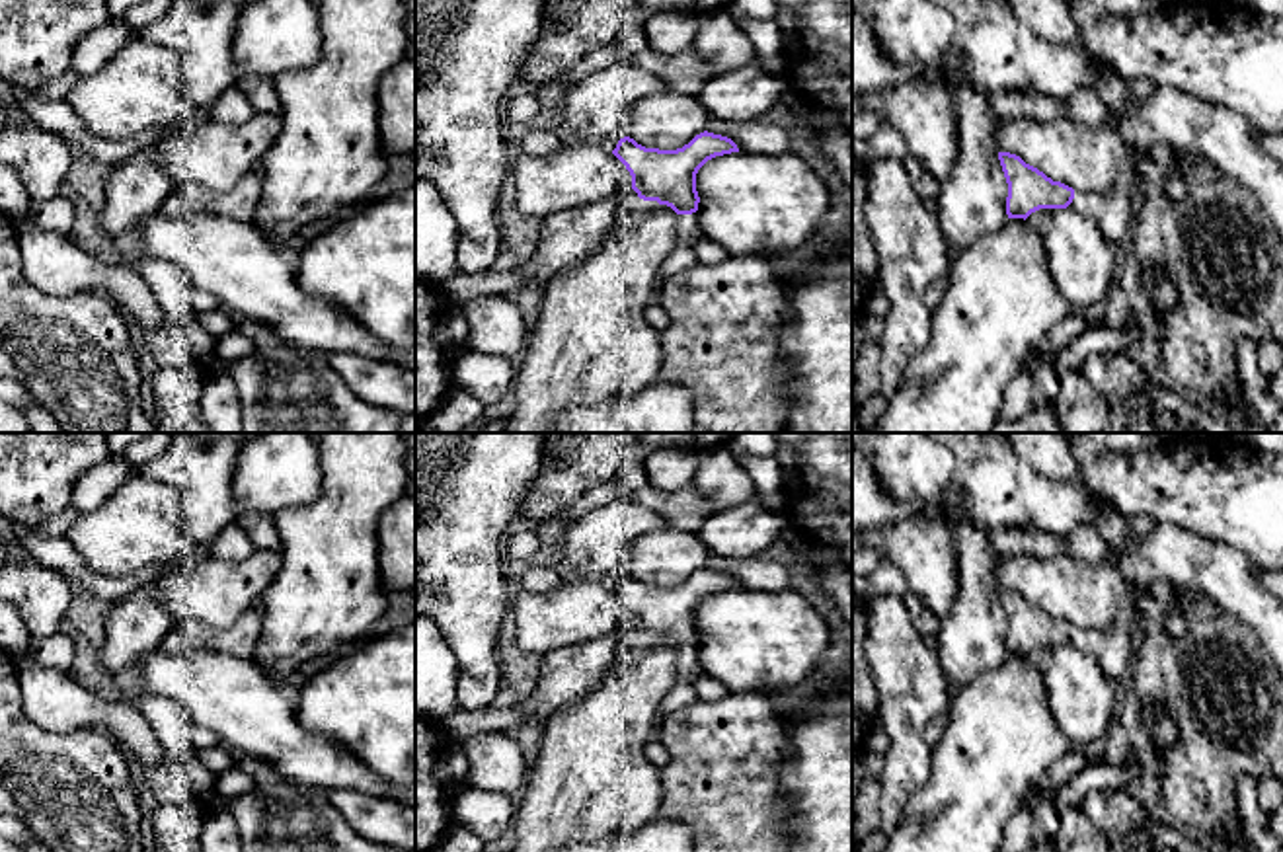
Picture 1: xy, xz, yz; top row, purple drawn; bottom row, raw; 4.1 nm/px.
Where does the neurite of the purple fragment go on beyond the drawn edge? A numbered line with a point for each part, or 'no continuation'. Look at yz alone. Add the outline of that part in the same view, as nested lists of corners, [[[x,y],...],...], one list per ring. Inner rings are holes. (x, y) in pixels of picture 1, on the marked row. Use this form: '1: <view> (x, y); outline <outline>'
1: yz (1114, 211); outline [[[1135,158],[1121,164],[1117,179],[1108,193],[1088,193],[1074,189],[1074,199],[1067,209],[1098,222],[1104,238],[1119,246],[1131,236],[1135,220],[1133,203]]]

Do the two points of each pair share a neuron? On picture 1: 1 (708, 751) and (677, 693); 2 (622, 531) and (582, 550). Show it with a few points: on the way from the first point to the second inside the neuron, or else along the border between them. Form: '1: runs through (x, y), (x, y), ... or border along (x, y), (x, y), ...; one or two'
1: border along (699, 700), (661, 716); two
2: runs through (613, 531), (591, 542); one

